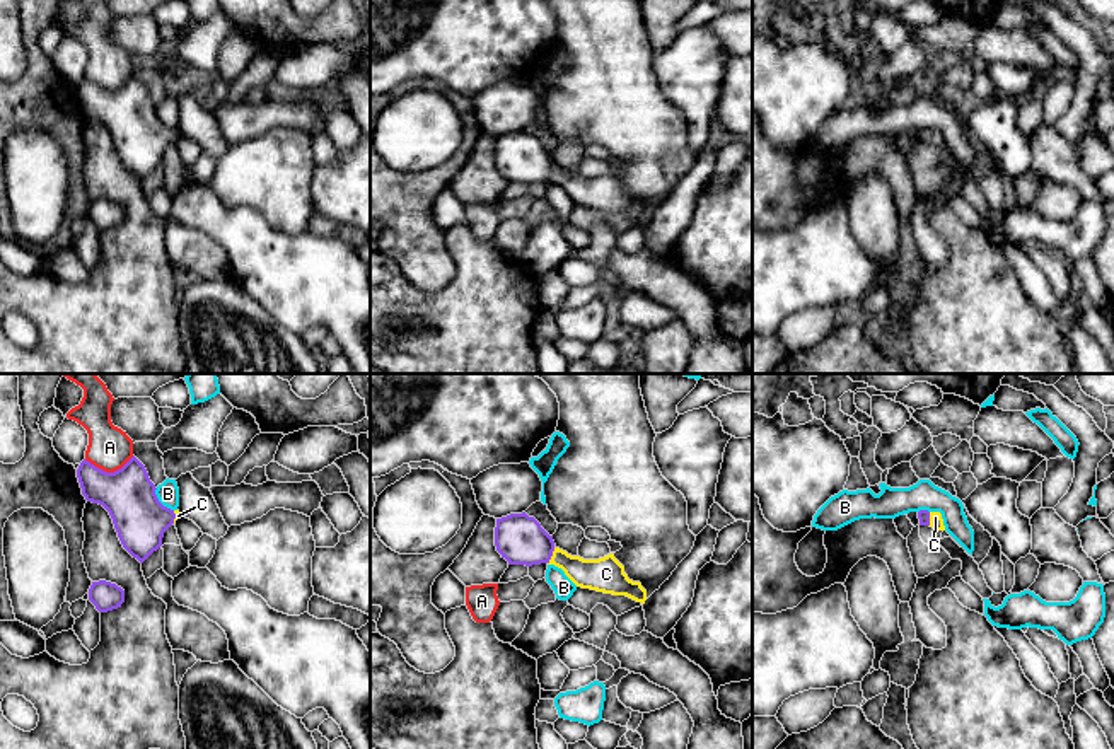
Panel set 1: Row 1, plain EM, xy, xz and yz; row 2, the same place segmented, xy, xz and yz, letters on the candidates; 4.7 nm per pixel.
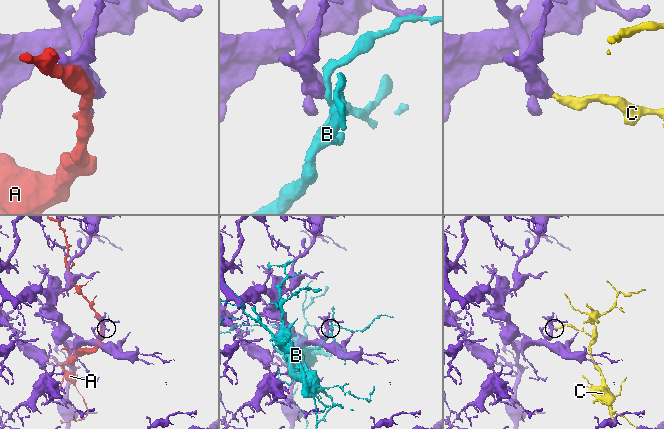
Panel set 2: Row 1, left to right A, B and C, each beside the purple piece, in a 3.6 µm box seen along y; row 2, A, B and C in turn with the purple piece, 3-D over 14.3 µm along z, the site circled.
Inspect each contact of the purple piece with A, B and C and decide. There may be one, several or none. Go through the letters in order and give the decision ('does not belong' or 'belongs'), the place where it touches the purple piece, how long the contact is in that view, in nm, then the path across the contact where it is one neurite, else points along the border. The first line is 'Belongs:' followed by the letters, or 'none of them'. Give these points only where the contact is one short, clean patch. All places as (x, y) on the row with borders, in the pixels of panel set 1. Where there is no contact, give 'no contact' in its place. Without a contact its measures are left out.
Belongs: C
A: does not belong; meets purple in xy at (108, 473); contact 240 nm long
B: does not belong; meets purple in xy at (159, 502); contact 140 nm long
C: belongs; meets purple in xz at (551, 555); contact 90 nm long; runs through xz (521, 539), (551, 555), (584, 574), (601, 574)

